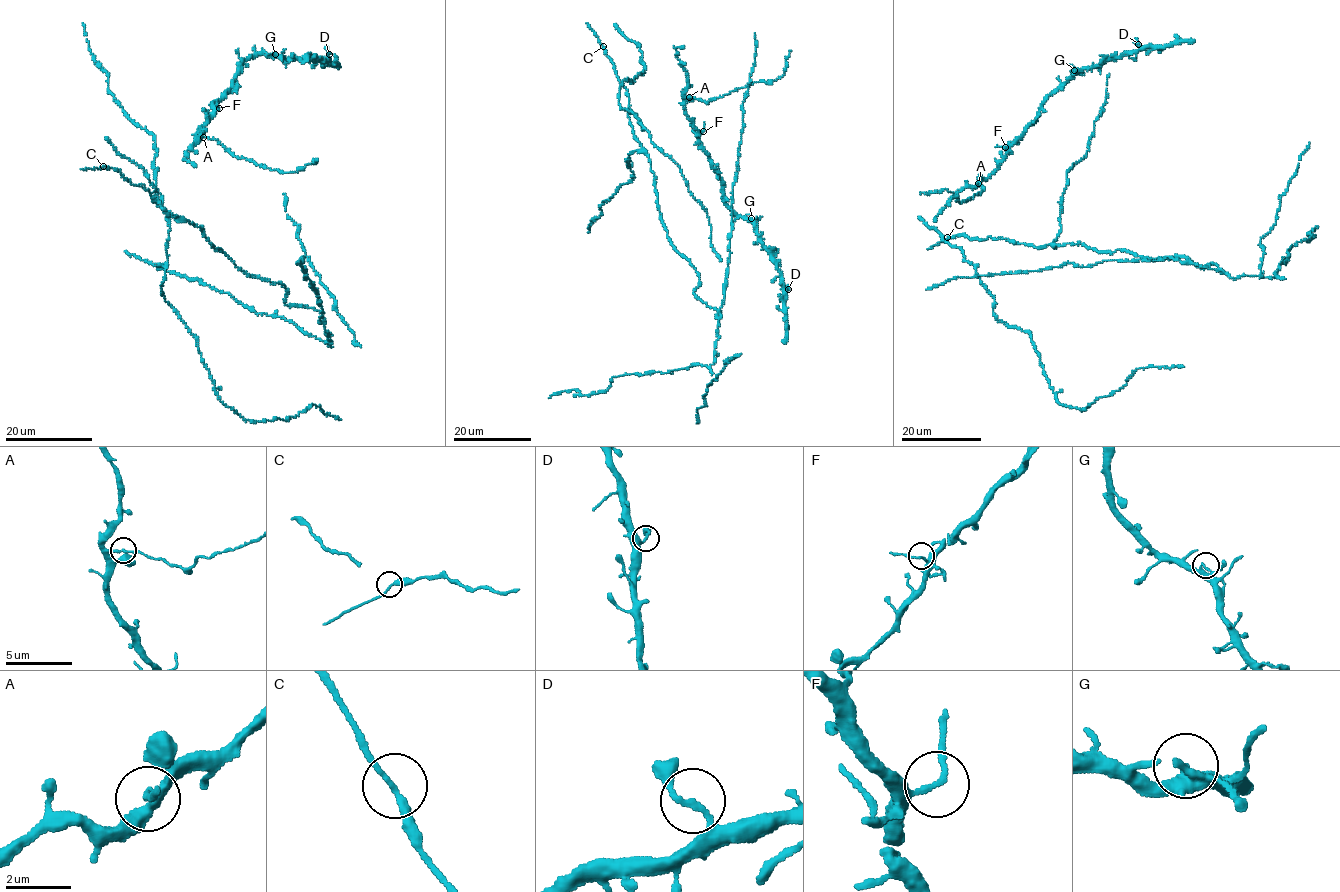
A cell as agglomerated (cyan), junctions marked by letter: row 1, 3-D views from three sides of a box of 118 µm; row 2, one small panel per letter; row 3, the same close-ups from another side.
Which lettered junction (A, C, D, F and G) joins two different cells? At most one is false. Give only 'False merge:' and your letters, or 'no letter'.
False merge: A

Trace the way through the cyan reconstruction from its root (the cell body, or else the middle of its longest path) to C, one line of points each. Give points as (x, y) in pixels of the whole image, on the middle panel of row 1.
C: (630, 124), (628, 94), (603, 46)

